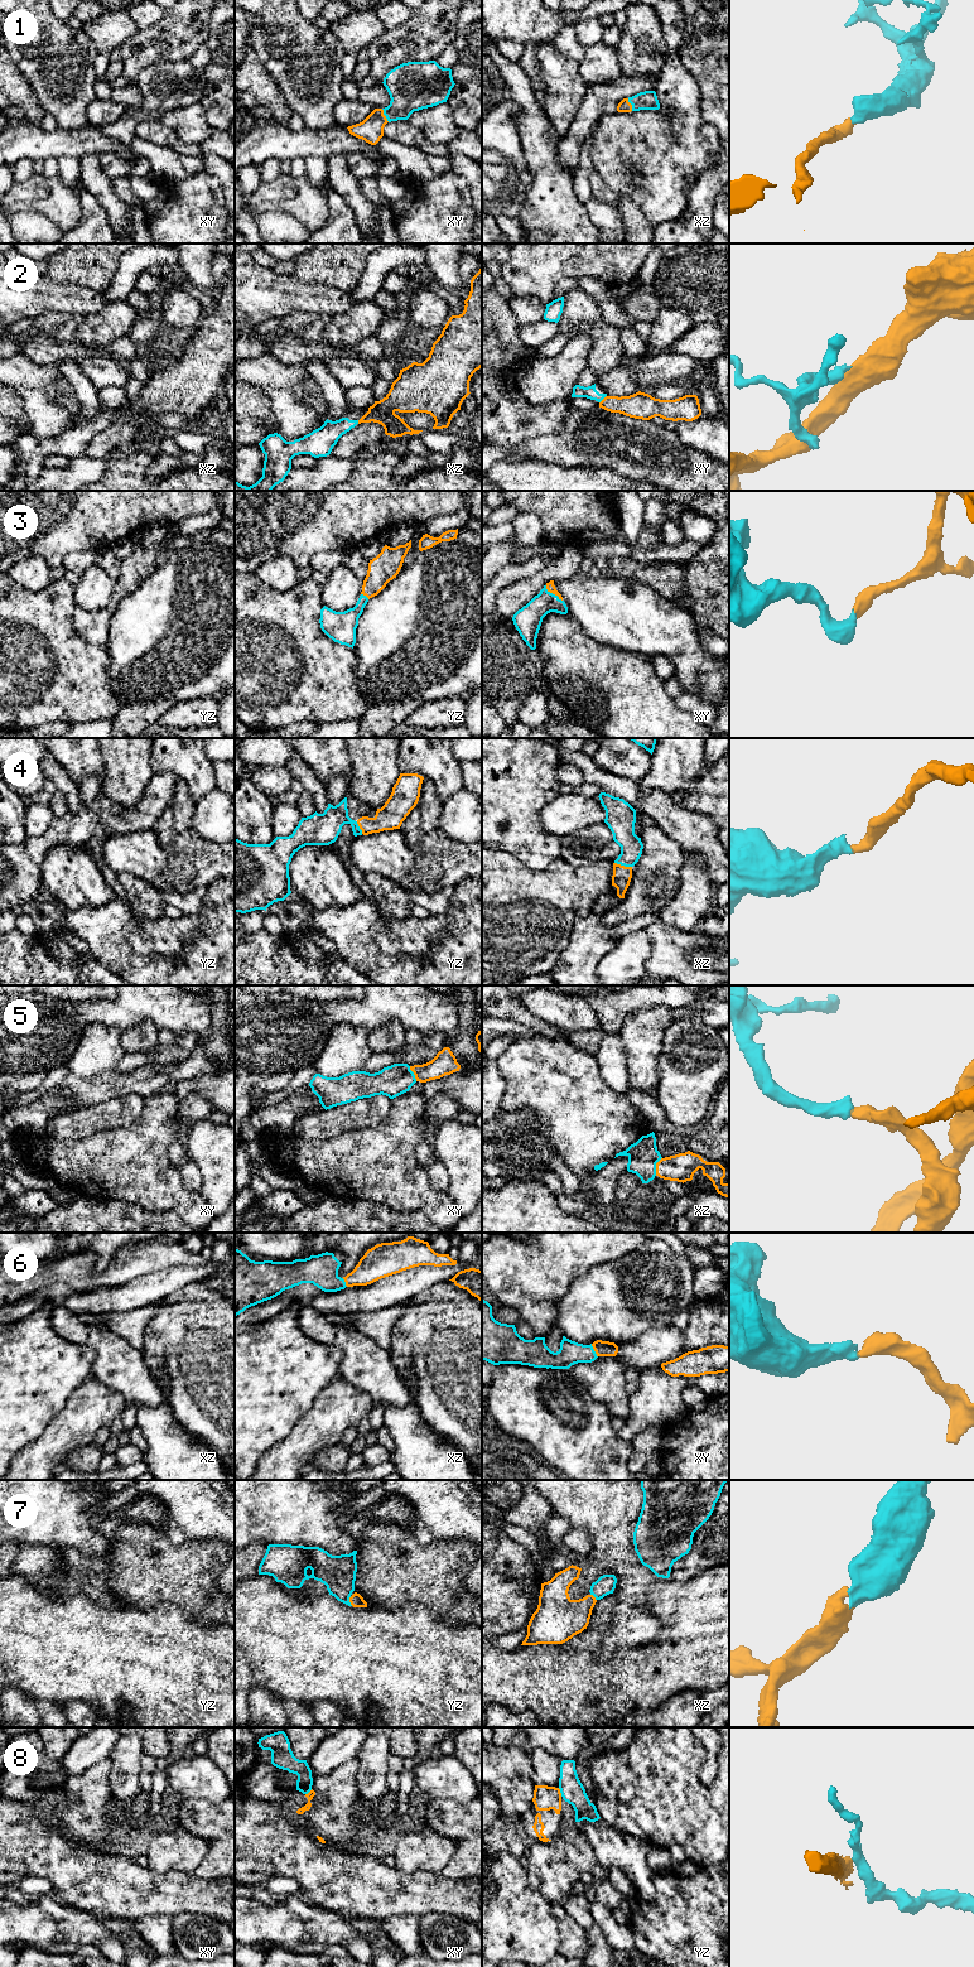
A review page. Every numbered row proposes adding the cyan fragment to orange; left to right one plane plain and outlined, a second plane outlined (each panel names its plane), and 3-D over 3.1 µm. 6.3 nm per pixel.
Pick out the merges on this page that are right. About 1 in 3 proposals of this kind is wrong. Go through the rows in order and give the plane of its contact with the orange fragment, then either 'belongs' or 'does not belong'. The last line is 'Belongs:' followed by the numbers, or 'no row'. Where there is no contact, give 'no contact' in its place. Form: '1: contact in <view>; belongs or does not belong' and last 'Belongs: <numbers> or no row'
1: contact in xy; belongs
2: contact in xy; does not belong
3: contact in xy; belongs
4: contact in xz; belongs
5: contact in xz; belongs
6: contact in xy; belongs
7: contact in yz; belongs
8: contact in yz; does not belong
Belongs: 1, 3, 4, 5, 6, 7

